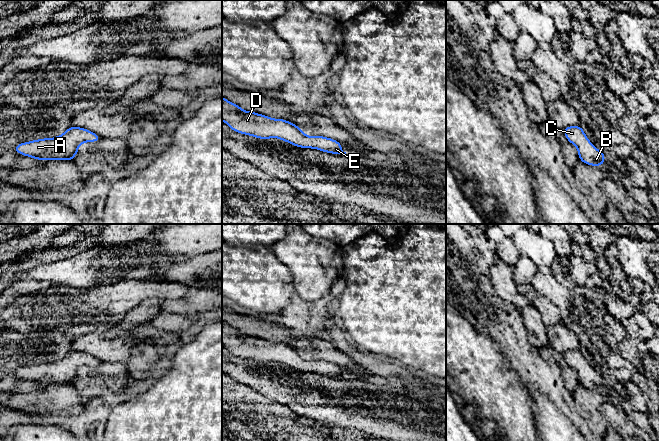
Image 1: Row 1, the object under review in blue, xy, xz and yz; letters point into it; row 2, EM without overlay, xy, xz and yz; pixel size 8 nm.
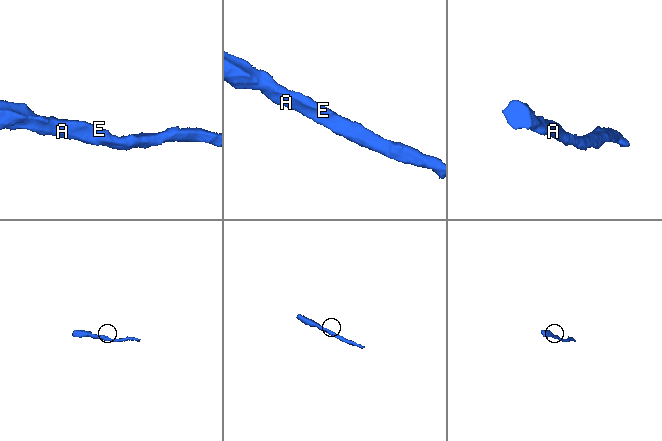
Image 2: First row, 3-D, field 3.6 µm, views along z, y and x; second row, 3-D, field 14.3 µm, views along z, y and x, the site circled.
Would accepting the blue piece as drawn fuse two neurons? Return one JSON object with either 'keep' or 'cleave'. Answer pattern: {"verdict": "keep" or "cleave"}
{"verdict": "keep"}

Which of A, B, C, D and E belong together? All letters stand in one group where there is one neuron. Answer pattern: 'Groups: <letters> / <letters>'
Groups: A B C D E

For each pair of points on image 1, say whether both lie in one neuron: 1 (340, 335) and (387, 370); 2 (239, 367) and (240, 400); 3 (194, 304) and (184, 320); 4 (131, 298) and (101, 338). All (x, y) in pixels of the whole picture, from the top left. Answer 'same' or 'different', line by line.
1: same
2: different
3: different
4: different

